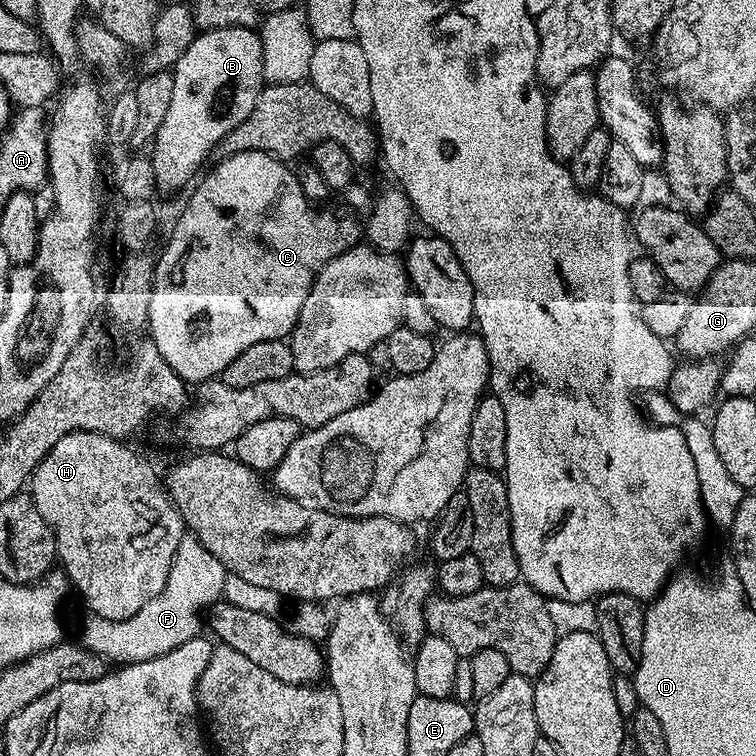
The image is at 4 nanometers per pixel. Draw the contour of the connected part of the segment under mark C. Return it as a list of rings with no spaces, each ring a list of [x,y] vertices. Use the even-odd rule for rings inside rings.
[[[246,150],[245,152],[235,152],[233,156],[225,156],[215,161],[217,164],[212,169],[209,167],[203,173],[204,181],[200,185],[197,183],[191,189],[192,197],[188,200],[188,205],[180,212],[180,217],[176,220],[176,225],[172,228],[172,233],[168,236],[168,241],[164,244],[164,249],[160,252],[160,260],[155,261],[156,273],[152,279],[152,293],[150,294],[150,314],[148,315],[147,331],[162,358],[166,358],[168,368],[174,370],[189,385],[199,386],[205,380],[219,377],[242,354],[242,350],[247,350],[250,346],[255,346],[257,342],[267,340],[283,340],[291,333],[292,327],[296,324],[298,314],[302,310],[302,302],[306,302],[306,294],[310,294],[310,286],[316,280],[316,275],[321,268],[326,267],[330,261],[338,254],[342,254],[346,249],[353,247],[358,238],[361,239],[365,231],[366,218],[373,209],[373,197],[368,197],[368,192],[359,186],[347,189],[348,204],[356,212],[308,212],[310,201],[302,190],[302,186],[296,180],[295,171],[285,161],[276,159],[269,152],[259,152],[258,150]]]

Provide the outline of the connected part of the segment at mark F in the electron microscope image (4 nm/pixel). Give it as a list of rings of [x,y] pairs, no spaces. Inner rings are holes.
[[[186,534],[178,542],[178,550],[162,591],[155,598],[150,598],[150,602],[146,602],[138,614],[126,618],[128,624],[116,620],[116,656],[111,663],[120,666],[146,662],[144,652],[148,652],[148,659],[158,658],[182,646],[182,642],[190,642],[201,635],[200,611],[210,609],[223,597],[224,583],[228,581],[229,575],[222,562],[218,562],[218,558],[214,558],[214,554],[210,554],[210,550],[206,550],[206,546],[202,546],[196,536]],[[120,628],[128,628],[127,636],[123,636],[124,656],[128,656],[125,663],[120,659]]]

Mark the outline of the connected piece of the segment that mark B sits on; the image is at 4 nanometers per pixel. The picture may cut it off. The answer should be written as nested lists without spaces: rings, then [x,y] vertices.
[[[256,28],[201,31],[178,58],[172,77],[174,98],[170,98],[170,110],[166,110],[166,118],[162,118],[162,126],[158,126],[158,134],[150,144],[153,174],[161,193],[187,189],[193,183],[192,175],[205,167],[208,152],[209,156],[215,153],[218,141],[254,110],[254,102],[258,102],[258,94],[266,83],[259,31]]]

